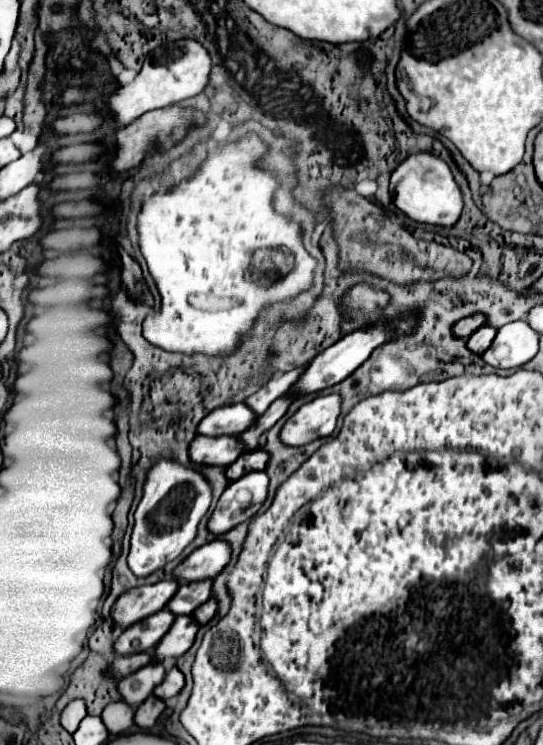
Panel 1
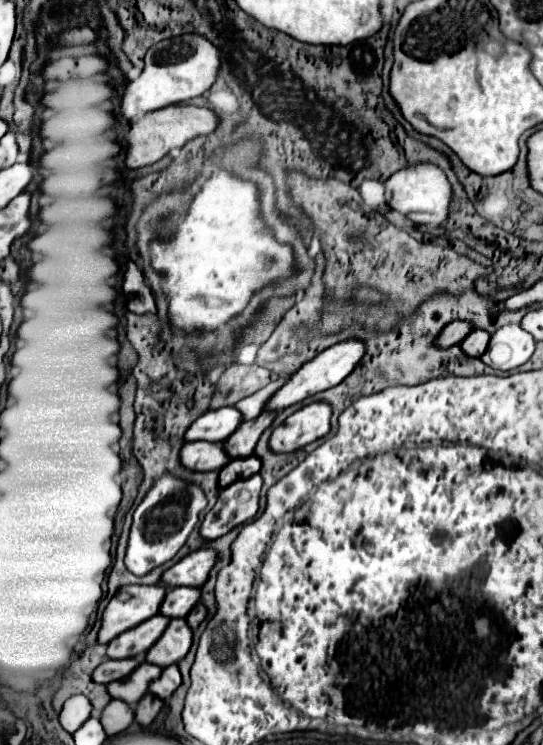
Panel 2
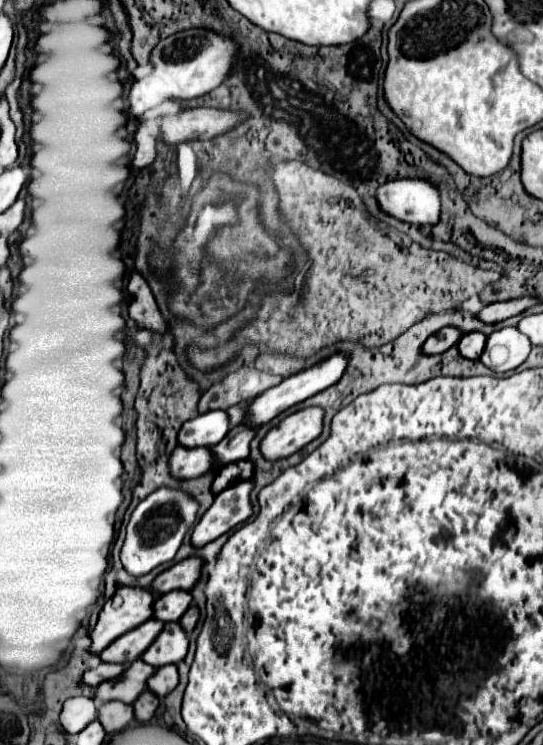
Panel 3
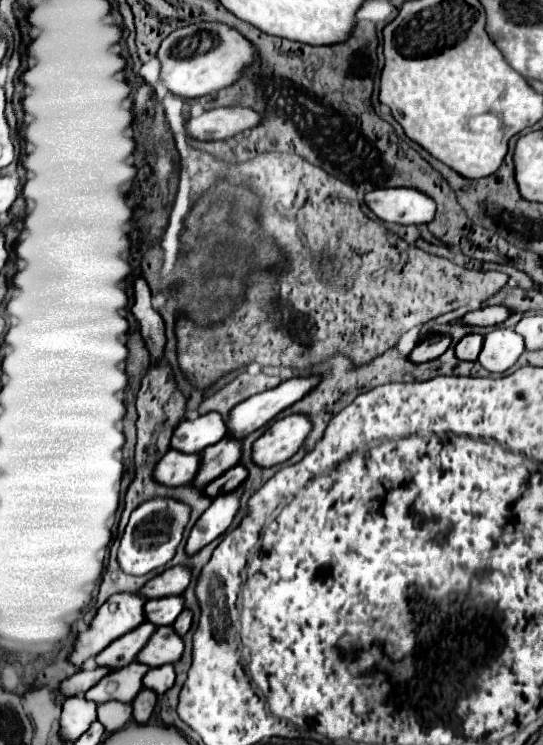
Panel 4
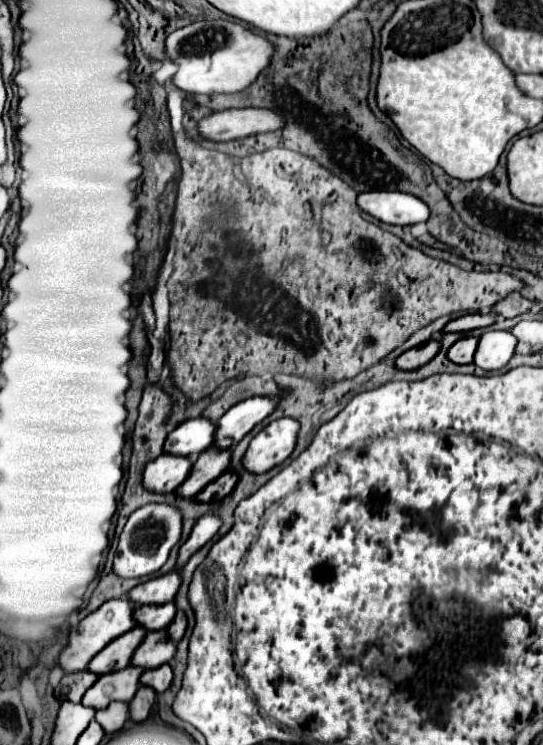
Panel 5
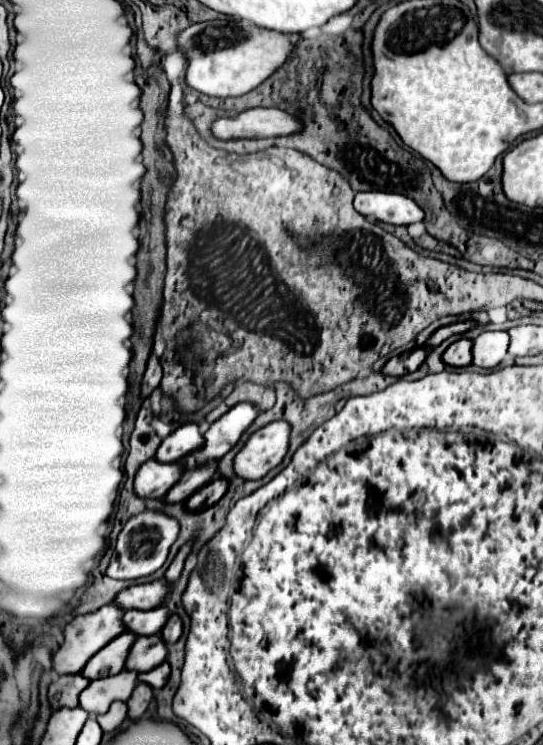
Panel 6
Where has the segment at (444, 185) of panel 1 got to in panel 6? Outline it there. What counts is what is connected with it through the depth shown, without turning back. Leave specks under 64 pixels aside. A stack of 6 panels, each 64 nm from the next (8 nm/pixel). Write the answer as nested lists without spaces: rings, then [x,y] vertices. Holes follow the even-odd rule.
[[[360,192],[354,208],[362,216],[374,216],[378,222],[408,226],[424,220],[424,210],[408,196],[396,192]]]

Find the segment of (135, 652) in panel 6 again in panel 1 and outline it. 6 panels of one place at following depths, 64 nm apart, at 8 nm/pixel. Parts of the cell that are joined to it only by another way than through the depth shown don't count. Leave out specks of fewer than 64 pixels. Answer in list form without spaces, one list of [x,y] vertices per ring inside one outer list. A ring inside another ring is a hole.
[[[178,616],[172,624],[172,628],[168,630],[168,634],[164,636],[164,640],[160,640],[160,644],[154,650],[156,660],[164,660],[168,656],[182,656],[184,652],[190,650],[190,646],[194,644],[196,632],[200,630],[200,624],[192,618],[192,616]]]

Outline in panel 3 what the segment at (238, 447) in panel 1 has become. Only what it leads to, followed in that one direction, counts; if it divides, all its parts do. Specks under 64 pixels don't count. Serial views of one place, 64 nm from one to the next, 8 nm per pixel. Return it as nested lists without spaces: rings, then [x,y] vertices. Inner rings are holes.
[[[178,446],[176,452],[172,452],[170,468],[176,478],[196,478],[206,472],[216,470],[216,456],[210,448],[206,446],[196,446],[196,448],[186,448]]]

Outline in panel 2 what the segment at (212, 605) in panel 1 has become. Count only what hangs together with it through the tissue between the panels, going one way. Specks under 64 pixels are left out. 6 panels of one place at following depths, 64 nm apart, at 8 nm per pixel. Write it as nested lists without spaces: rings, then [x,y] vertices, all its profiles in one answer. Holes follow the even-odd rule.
[[[196,604],[196,608],[192,608],[192,612],[186,618],[188,624],[190,624],[190,628],[198,628],[200,622],[206,618],[206,614],[208,614],[208,608],[204,604]]]

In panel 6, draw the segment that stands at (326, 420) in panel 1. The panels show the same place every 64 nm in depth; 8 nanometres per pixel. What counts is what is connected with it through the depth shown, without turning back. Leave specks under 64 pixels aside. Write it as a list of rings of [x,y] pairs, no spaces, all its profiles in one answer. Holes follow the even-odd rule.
[[[286,420],[270,422],[268,426],[256,430],[236,454],[236,474],[244,476],[246,480],[256,480],[276,468],[288,452],[290,430],[292,426]]]

